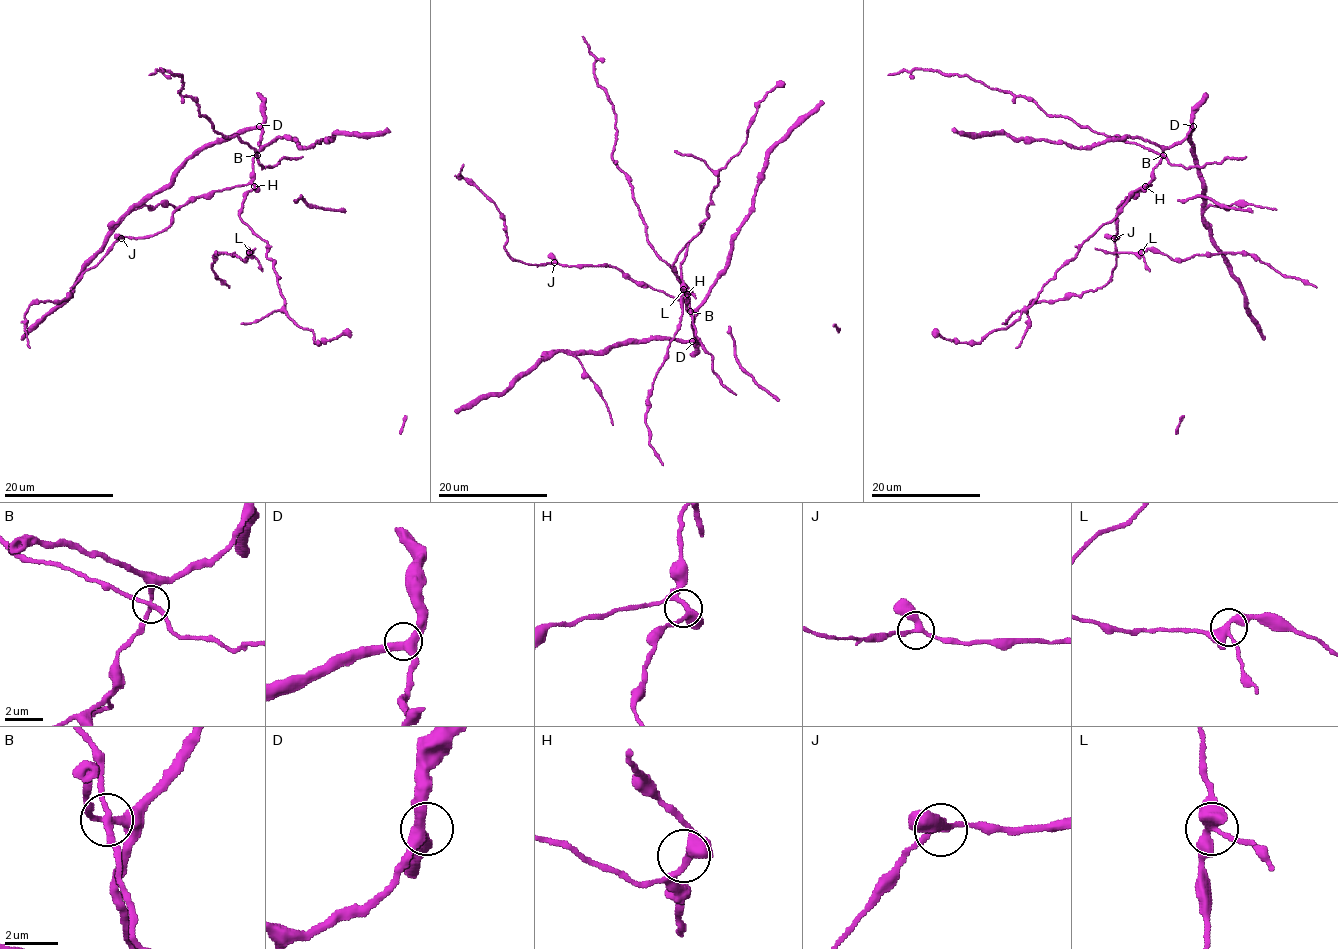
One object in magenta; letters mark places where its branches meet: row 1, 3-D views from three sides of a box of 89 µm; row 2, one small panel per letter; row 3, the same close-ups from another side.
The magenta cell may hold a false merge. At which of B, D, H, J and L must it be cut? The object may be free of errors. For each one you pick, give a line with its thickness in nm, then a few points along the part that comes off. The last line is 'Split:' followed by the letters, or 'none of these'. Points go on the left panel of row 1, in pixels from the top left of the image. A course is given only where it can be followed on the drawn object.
B: 240 nm | (256, 154), (236, 135), (215, 131), (199, 105), (178, 92), (181, 75), (161, 68), (148, 75)
Split: B

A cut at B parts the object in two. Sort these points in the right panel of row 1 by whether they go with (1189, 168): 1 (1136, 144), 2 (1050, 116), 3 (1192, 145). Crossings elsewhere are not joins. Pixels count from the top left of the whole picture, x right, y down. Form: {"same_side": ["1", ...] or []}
{"same_side": ["1", "2"]}

